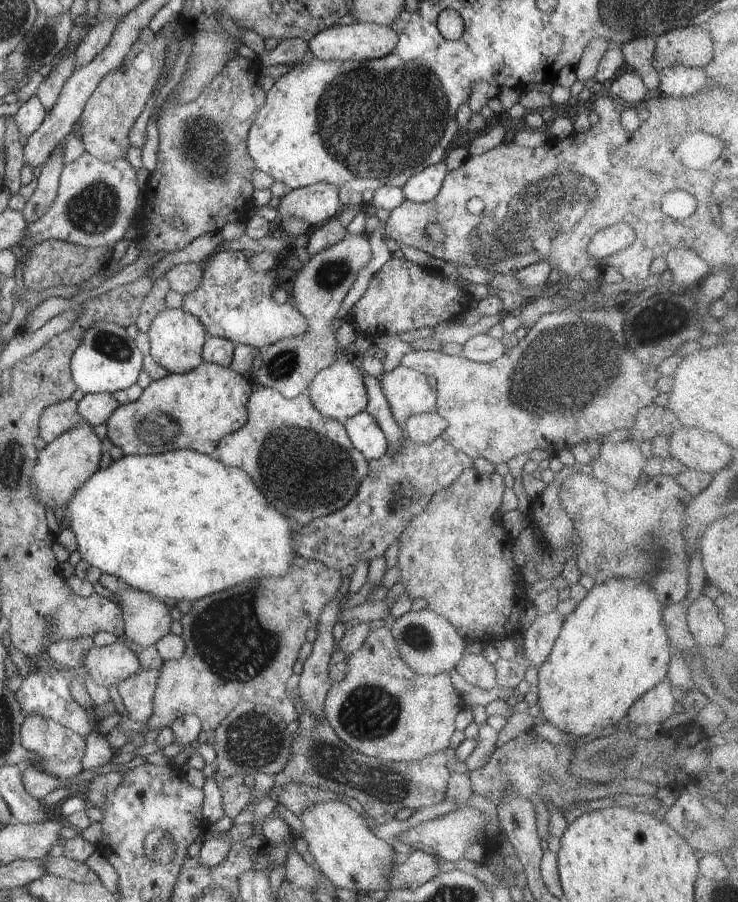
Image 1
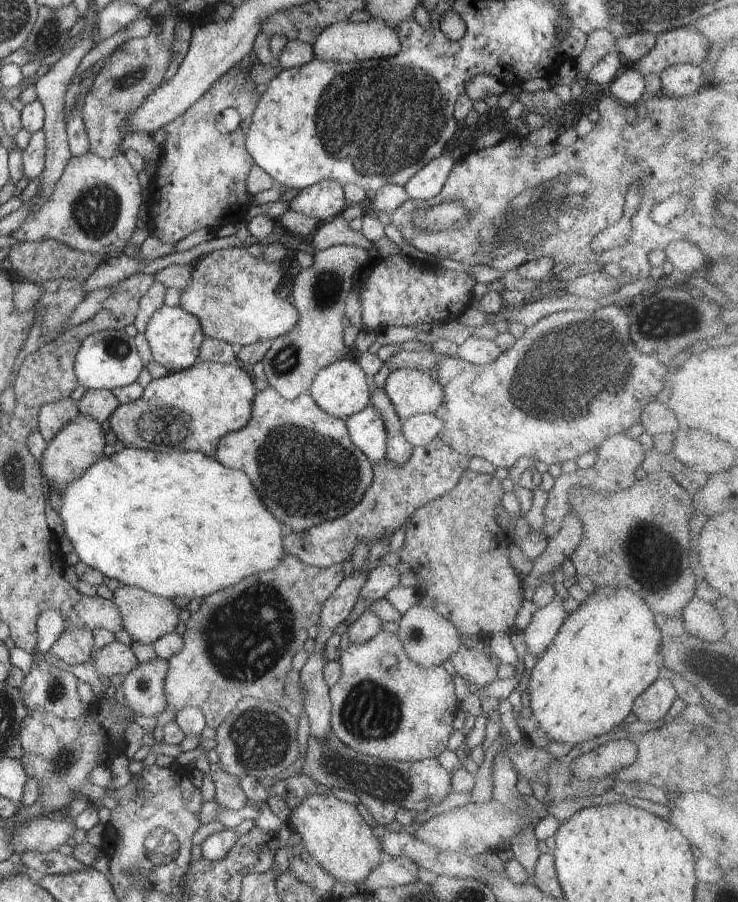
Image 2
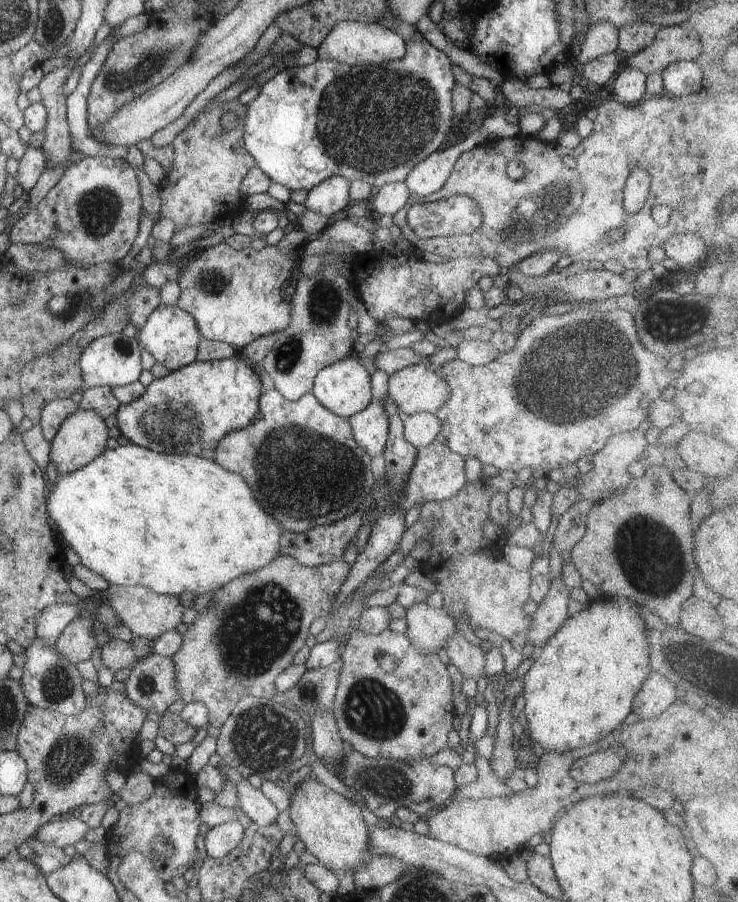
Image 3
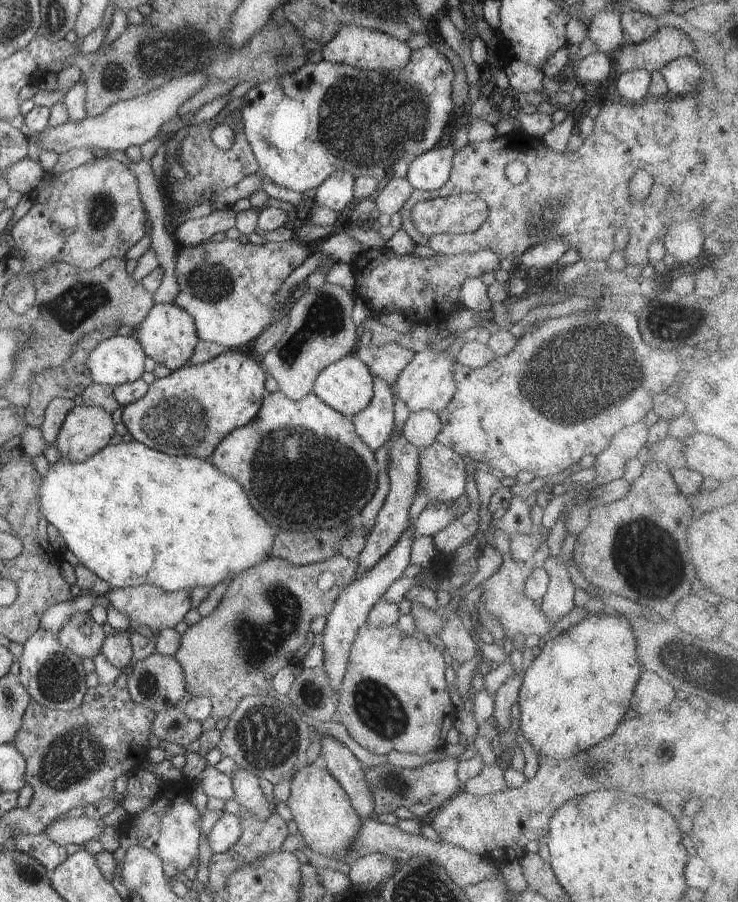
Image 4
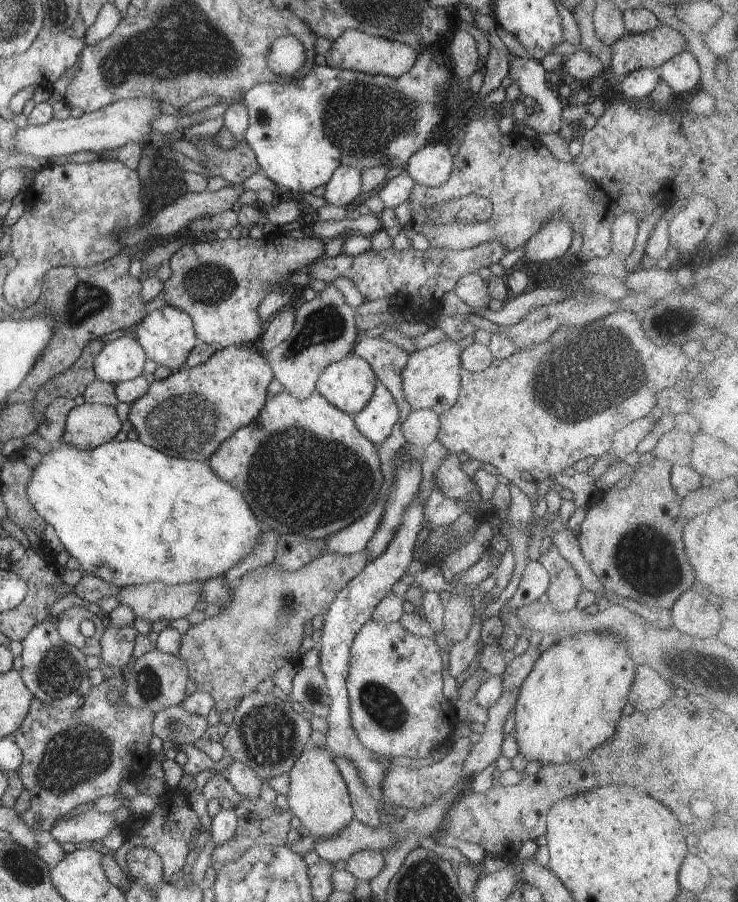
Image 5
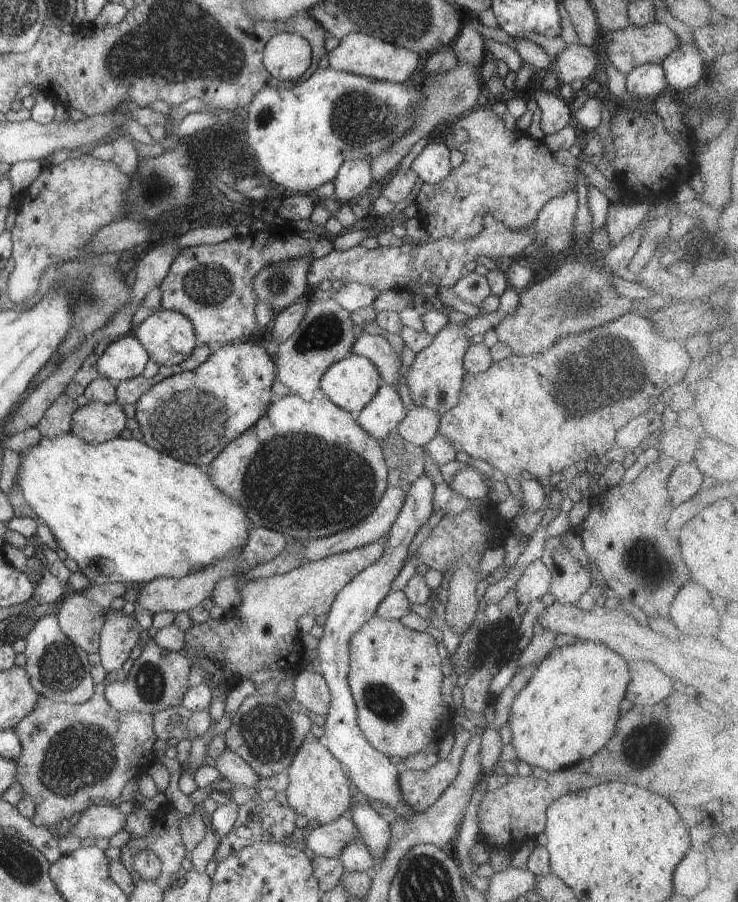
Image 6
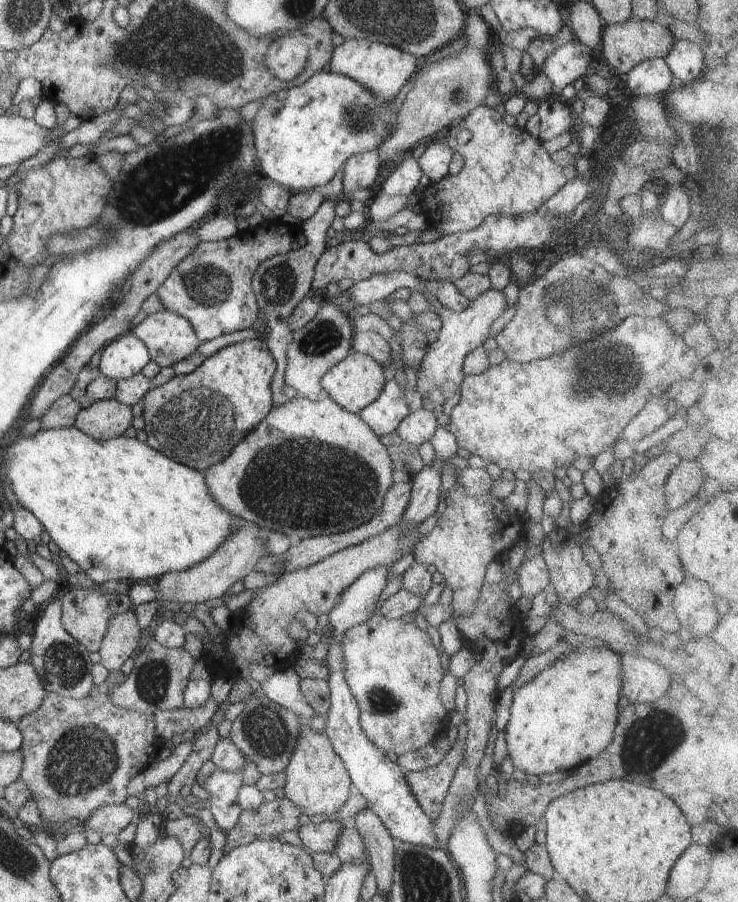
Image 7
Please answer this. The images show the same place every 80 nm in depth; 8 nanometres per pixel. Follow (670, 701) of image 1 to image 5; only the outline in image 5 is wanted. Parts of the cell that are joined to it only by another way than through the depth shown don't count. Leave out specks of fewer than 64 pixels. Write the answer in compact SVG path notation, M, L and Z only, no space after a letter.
M640 665L636 669L628 702L636 711L651 711L674 697L673 689L653 668Z

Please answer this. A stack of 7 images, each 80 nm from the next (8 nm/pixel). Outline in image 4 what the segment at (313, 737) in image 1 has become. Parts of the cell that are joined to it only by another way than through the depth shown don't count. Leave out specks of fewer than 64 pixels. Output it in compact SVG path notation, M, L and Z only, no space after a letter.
M450 756L443 761L425 764L415 764L403 760L380 766L363 766L363 779L375 802L374 816L391 813L394 810L398 811L403 806L416 814L418 819L425 814L430 814L431 811L437 811L445 802L462 790L462 784L457 777L458 762L459 758Z

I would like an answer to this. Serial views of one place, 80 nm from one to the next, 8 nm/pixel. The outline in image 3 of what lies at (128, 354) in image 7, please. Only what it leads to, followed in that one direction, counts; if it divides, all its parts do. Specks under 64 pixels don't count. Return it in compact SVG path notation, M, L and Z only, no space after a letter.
M110 333L94 339L83 350L79 358L79 367L86 389L92 387L117 387L138 381L142 372L139 341L123 333Z

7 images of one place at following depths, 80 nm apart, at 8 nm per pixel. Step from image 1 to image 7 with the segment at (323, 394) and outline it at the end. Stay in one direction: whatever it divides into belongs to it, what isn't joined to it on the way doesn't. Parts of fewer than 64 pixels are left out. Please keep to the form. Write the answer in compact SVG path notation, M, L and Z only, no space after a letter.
M352 350L348 357L345 357L322 376L321 386L325 395L334 400L341 408L348 412L357 413L380 396L386 384L384 369L385 367L380 362L376 362L372 356Z

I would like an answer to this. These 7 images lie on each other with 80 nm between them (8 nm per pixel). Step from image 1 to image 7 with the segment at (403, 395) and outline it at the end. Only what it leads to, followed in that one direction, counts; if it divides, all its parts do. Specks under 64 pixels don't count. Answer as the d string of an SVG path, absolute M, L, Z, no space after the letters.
M492 288L472 300L462 312L451 312L445 307L435 311L442 318L442 329L438 338L428 346L428 352L420 364L416 388L422 396L423 409L436 416L440 427L450 424L450 412L460 403L461 386L465 378L462 366L466 356L489 339L493 322L502 316L507 306L502 291Z

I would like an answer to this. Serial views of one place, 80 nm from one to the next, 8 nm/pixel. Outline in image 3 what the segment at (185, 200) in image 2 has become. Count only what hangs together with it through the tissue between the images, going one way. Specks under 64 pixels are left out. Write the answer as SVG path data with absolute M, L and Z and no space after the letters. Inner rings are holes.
M238 98L226 102L210 99L192 122L178 136L173 137L172 168L165 172L157 187L161 202L159 216L172 220L175 232L187 226L212 223L218 218L233 222L234 217L246 211L240 185L248 171L256 165L243 141L243 118L246 111L247 105L240 103ZM229 110L238 116L238 124L226 133L221 131L220 118Z

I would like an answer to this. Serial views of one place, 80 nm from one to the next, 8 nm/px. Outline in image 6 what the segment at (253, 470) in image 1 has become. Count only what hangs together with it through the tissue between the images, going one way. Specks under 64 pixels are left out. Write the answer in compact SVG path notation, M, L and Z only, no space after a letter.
M321 393L314 398L314 400L308 402L302 400L300 396L289 394L280 400L274 399L274 402L270 404L268 411L252 428L248 428L244 434L240 434L240 437L236 440L232 440L224 452L220 452L218 456L206 469L208 478L212 480L212 484L222 490L226 496L230 496L232 500L236 500L236 504L240 504L248 516L248 520L254 524L254 529L266 528L273 531L282 533L284 537L294 538L297 541L308 540L308 538L323 538L328 537L346 528L356 526L368 517L378 505L378 502L382 500L384 492L388 488L388 464L384 459L384 452L382 451L381 444L376 438L373 438L356 422L355 415L346 412L342 408L339 408Z

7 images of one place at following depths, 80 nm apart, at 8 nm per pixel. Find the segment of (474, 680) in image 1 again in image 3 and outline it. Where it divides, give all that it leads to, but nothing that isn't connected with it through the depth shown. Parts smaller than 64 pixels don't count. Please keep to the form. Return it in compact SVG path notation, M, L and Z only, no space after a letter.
M454 633L446 643L446 652L463 678L473 678L483 684L487 680L484 673L485 652L482 647L472 645L463 634Z

